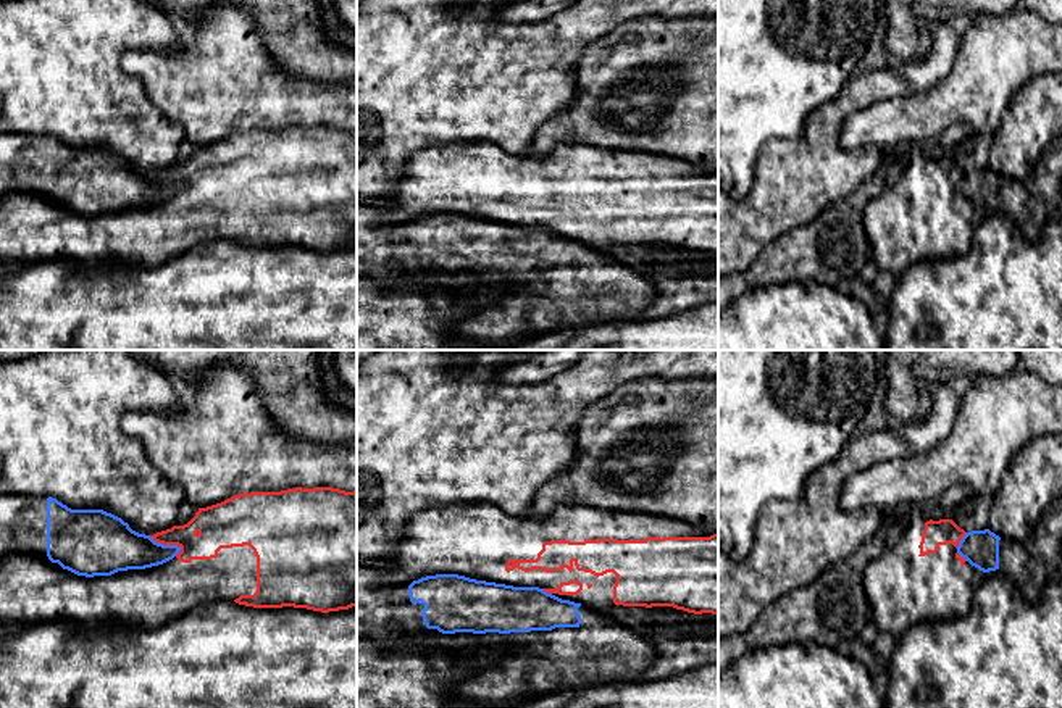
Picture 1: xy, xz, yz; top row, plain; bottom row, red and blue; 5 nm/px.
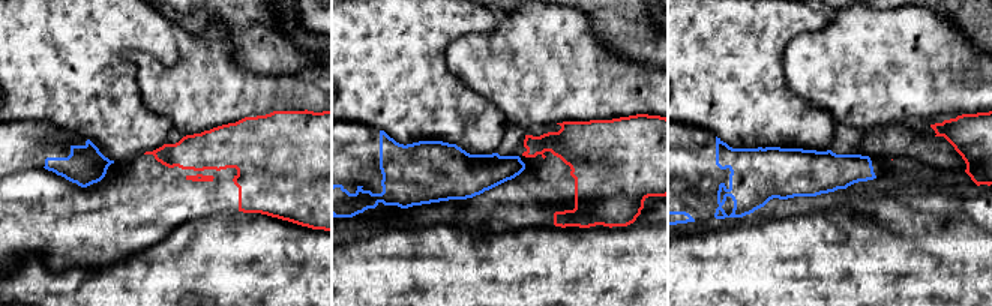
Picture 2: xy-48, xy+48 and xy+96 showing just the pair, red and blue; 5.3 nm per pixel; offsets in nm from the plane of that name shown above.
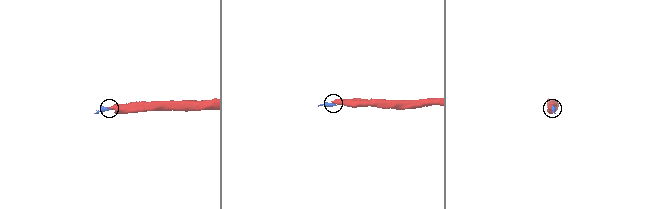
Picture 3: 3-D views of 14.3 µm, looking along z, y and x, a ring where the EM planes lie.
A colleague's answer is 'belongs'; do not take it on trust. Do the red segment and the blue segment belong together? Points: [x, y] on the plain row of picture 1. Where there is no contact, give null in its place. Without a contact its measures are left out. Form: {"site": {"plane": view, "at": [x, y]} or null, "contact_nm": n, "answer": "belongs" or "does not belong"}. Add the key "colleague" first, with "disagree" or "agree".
{"colleague": "disagree", "site": {"plane": "xy", "at": [165, 183]}, "contact_nm": 180, "answer": "does not belong"}

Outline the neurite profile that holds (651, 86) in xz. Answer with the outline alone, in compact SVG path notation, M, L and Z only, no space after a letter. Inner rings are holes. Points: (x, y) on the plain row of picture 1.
M718 11L625 21L589 44L576 69L571 100L533 137L533 153L583 144L655 153L718 171Z

